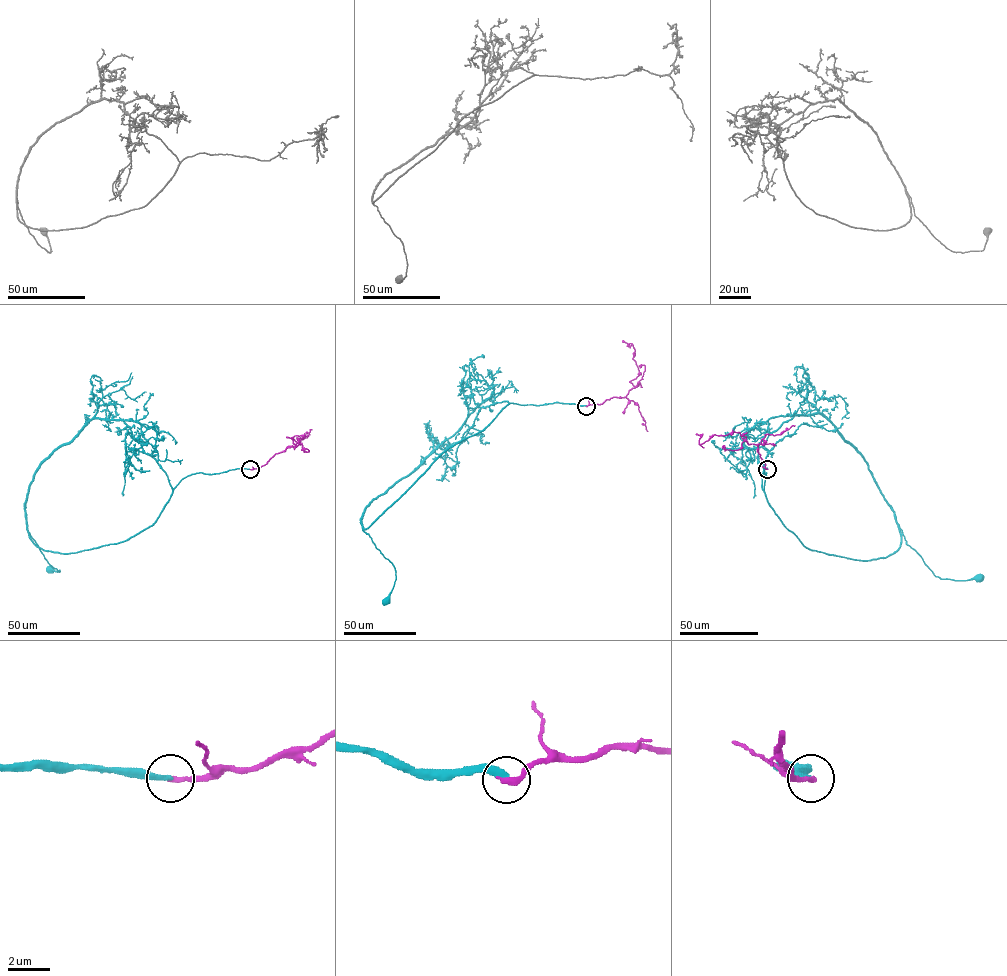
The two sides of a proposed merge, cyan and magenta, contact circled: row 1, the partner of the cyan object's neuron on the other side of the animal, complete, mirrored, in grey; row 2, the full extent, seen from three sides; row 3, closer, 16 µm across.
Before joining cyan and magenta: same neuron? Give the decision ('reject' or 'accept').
reject

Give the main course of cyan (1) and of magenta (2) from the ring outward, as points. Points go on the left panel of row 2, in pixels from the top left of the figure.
1: (250, 469), (188, 475), (151, 525), (117, 543), (45, 551), (26, 524), (60, 571), (50, 569)
2: (250, 469), (295, 446), (298, 443), (293, 437), (303, 437), (297, 437), (297, 446), (286, 437)

